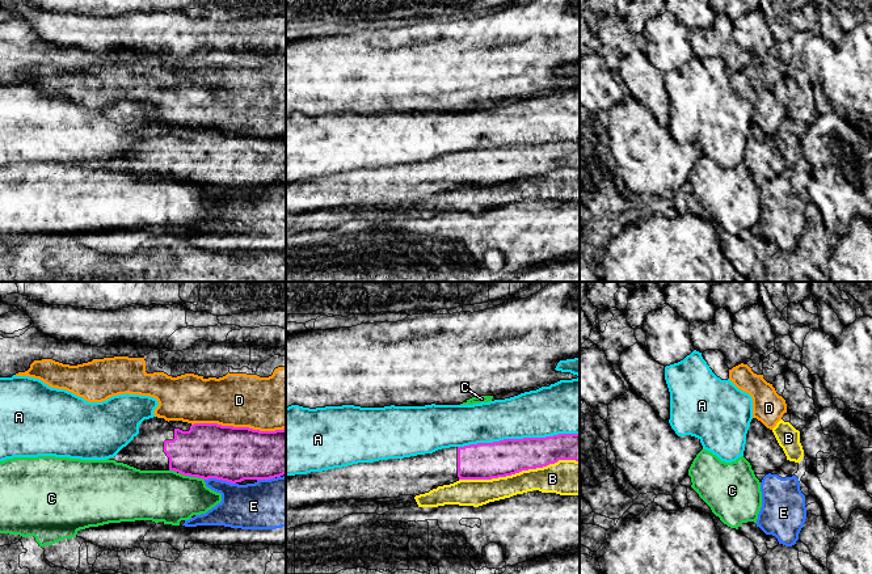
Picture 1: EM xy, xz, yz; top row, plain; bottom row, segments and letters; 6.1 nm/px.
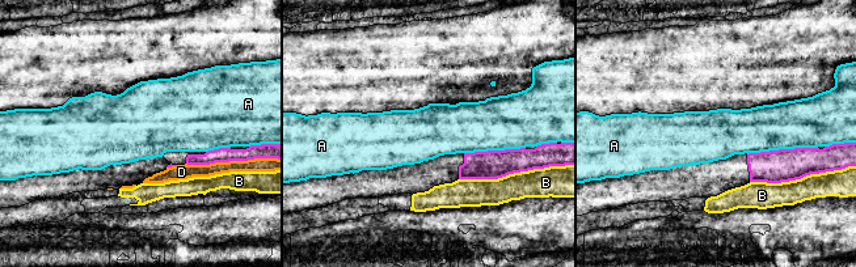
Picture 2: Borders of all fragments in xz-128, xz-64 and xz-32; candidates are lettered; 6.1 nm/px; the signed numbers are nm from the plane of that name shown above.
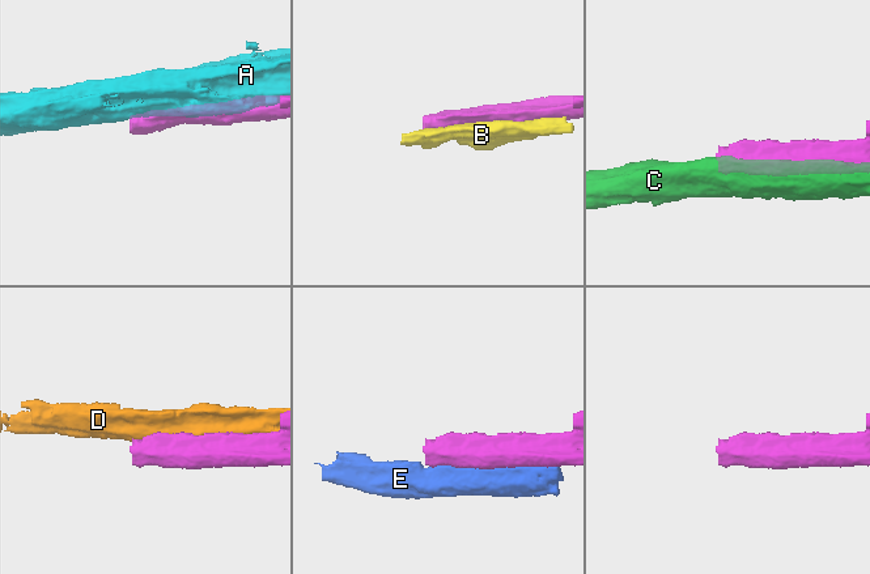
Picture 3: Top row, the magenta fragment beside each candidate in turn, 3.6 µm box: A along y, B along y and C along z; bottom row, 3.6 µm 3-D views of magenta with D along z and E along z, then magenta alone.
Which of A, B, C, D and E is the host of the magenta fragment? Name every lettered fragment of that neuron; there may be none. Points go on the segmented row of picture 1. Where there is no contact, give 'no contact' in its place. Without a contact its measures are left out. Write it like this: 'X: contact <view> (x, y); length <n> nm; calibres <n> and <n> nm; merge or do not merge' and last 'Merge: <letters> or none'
A: contact xz (518, 439); length 750 nm; calibres 220 and 300 nm; do not merge
B: contact xz (518, 472); length 750 nm; calibres 220 and 180 nm; do not merge
C: contact xy (192, 476); length 170 nm; calibres 340 and 320 nm; do not merge
D: contact xy (239, 427); length 600 nm; calibres 340 and 340 nm; do not merge
E: contact xy (220, 478); length 190 nm; calibres 340 and 280 nm; do not merge
Merge: none

